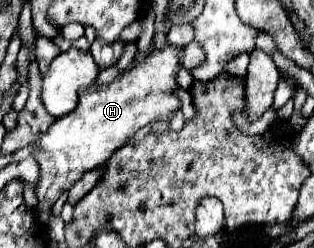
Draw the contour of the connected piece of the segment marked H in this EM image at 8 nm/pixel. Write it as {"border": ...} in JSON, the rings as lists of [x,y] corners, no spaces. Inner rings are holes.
{"border":[[[165,46],[161,52],[151,54],[143,64],[117,76],[111,84],[89,86],[83,90],[83,96],[79,90],[77,108],[55,120],[49,130],[39,134],[33,142],[33,158],[39,164],[35,194],[41,208],[51,208],[51,204],[75,184],[83,172],[105,164],[137,130],[155,120],[165,120],[179,110],[179,98],[173,94],[177,88],[173,80],[179,66],[179,48]]]}

